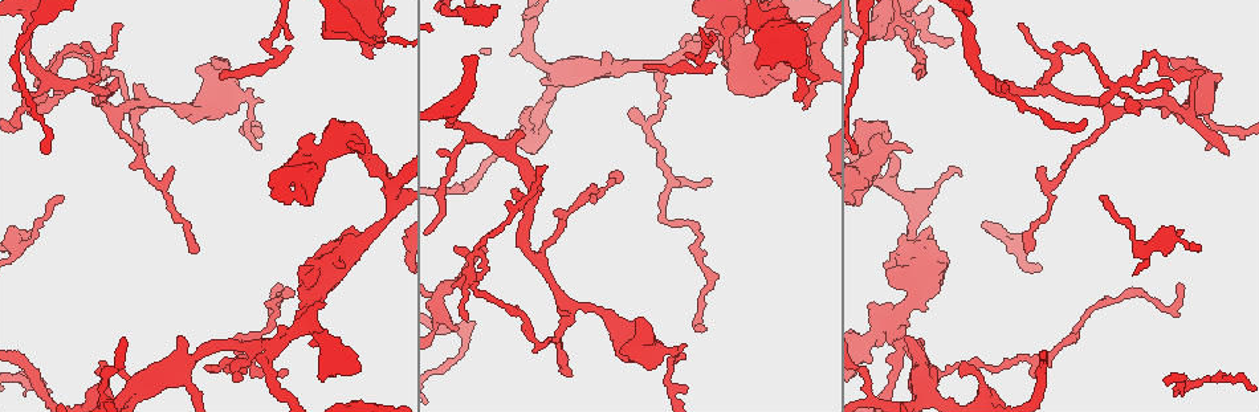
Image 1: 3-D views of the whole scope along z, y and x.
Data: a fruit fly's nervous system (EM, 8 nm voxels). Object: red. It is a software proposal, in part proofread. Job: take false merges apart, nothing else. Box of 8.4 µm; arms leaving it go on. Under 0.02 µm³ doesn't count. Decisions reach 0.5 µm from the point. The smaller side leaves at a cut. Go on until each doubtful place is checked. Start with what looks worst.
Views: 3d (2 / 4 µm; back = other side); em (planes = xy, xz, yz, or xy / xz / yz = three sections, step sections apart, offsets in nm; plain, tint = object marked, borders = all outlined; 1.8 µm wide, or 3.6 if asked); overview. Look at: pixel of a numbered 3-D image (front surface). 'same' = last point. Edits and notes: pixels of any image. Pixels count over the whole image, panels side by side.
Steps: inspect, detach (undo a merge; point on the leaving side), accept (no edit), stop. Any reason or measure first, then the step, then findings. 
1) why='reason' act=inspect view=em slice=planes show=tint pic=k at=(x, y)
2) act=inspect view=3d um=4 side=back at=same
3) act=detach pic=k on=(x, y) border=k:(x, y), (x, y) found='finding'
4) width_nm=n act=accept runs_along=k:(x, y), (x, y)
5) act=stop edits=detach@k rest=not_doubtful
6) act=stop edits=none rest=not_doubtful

why='four arms meet' act=inspect view=em slice=planes show=plain pic=1 at=(676, 61)

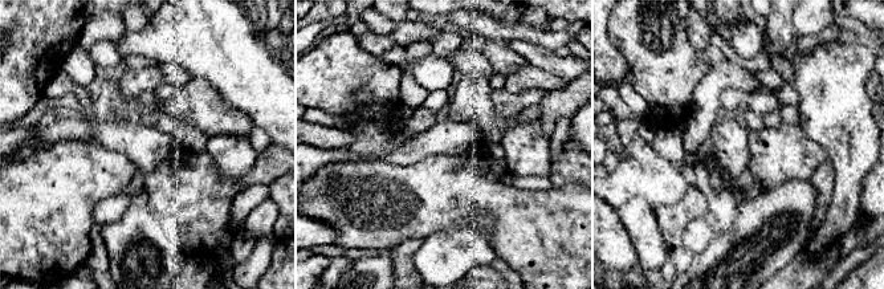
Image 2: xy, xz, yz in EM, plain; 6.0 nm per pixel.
why='where the object lies' act=inspect view=em slice=planes show=tint at=same

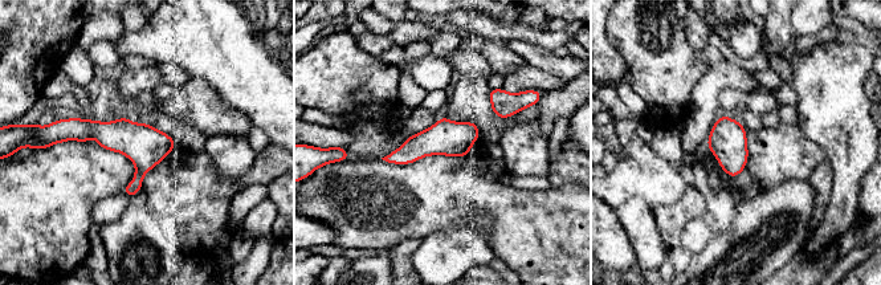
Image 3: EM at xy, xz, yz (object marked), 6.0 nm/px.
act=accept found='continuous, no second neuron'

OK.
why='abrupt turn' act=inspect view=3d um=4 pic=1 at=(473, 263)

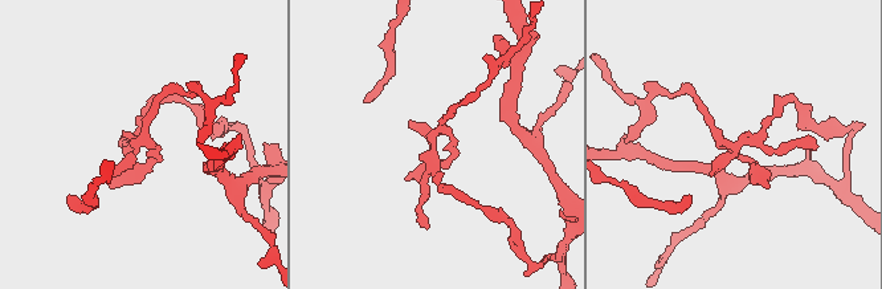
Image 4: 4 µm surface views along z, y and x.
why='now the EM' act=inspect view=em slice=planes show=tint pic=4 at=(433, 143)

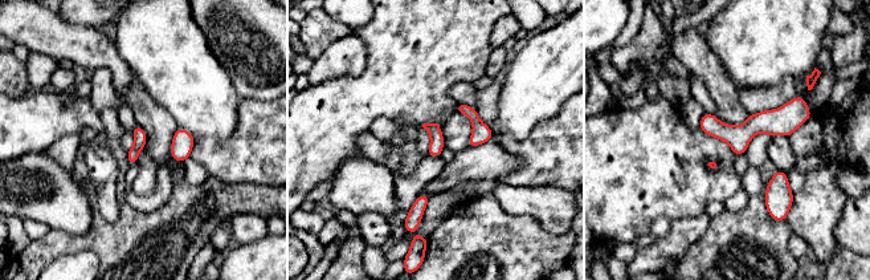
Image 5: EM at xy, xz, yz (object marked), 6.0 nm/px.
act=accept runs_along=5:(801, 100), (779, 122), (703, 126) found='continuous, no second neuron'

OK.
why='arms part here' act=inspect view=em slice=planes show=tint pic=1 at=(868, 167)

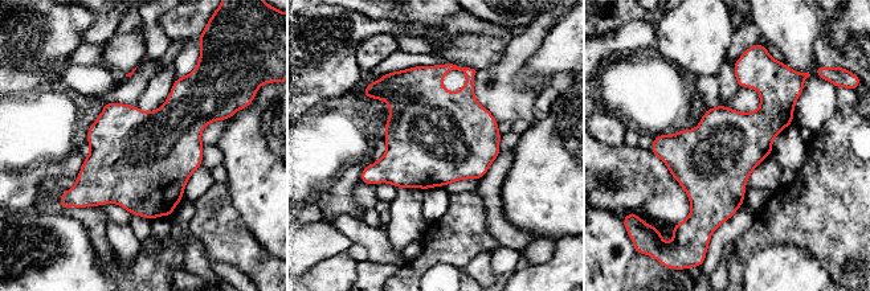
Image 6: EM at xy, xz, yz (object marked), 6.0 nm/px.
width_nm=460 act=accept found='one neuron here'

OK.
act=stop edits=none rest=not_doubtful

